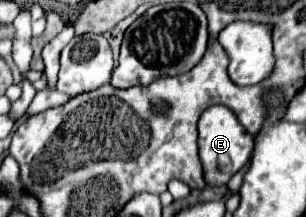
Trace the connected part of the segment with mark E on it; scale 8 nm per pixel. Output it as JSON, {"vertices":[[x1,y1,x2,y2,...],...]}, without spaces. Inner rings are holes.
{"vertices":[[208,106,198,120,198,148,204,166,204,180,208,186,224,186,236,174,254,150,254,136,250,136,234,114,224,106]]}

